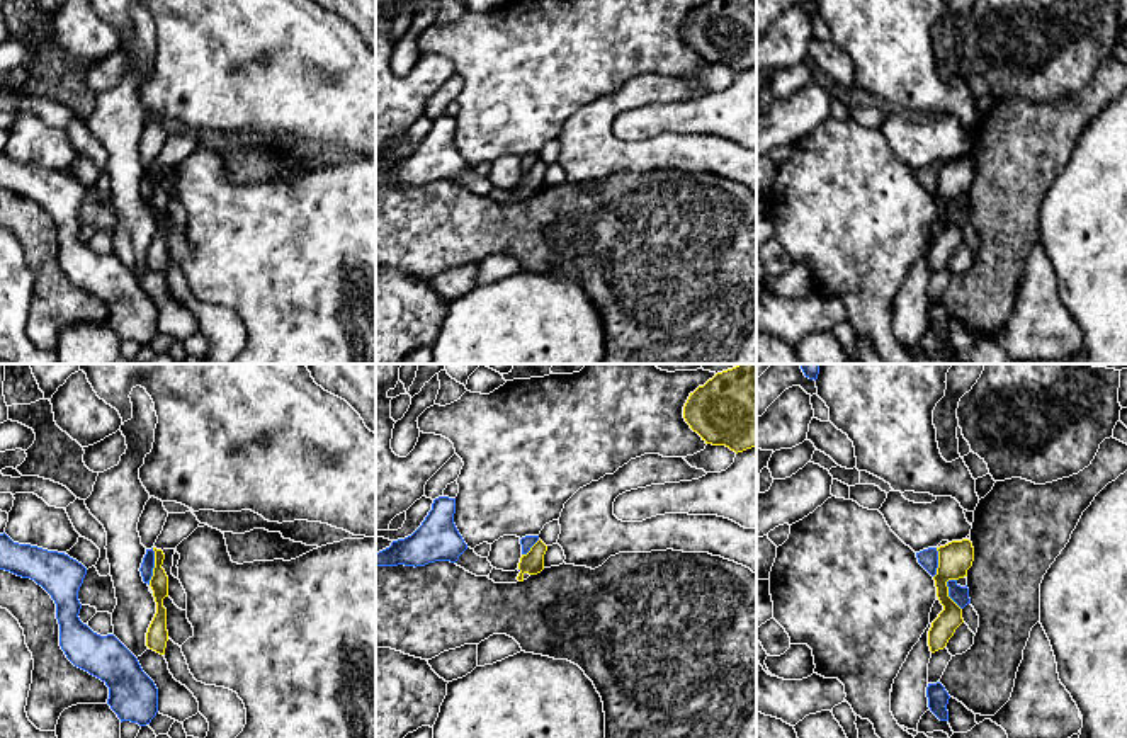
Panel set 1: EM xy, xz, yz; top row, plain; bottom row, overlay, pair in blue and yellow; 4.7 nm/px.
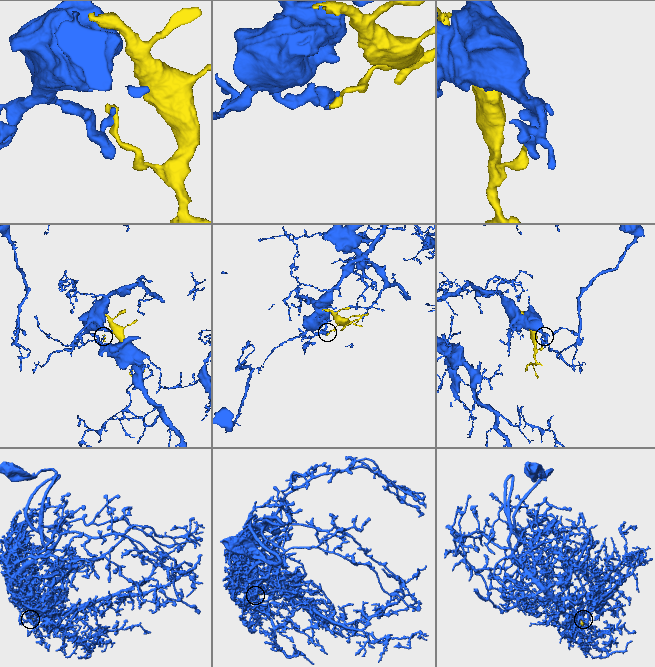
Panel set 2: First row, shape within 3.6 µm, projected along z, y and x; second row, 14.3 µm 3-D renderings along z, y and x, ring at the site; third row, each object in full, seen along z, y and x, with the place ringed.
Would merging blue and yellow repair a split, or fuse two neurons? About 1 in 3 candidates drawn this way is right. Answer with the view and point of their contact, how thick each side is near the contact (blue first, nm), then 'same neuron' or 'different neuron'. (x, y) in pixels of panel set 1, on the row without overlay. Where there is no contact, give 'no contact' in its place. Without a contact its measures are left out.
xy (153, 186) | 60/90 nm | different neuron

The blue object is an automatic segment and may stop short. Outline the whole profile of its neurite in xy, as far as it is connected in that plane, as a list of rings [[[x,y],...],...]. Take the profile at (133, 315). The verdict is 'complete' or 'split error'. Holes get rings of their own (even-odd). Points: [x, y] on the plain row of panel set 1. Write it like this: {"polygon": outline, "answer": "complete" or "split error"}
{"polygon": [[[3,151],[0,153],[0,189],[31,197],[51,214],[56,223],[61,269],[75,286],[100,298],[109,306],[107,323],[121,342],[131,340],[139,345],[150,343],[158,332],[158,308],[155,301],[143,291],[138,277],[114,253],[100,255],[78,236],[82,228],[78,209],[87,194],[87,187],[65,172],[14,162]]], "answer": "complete"}

